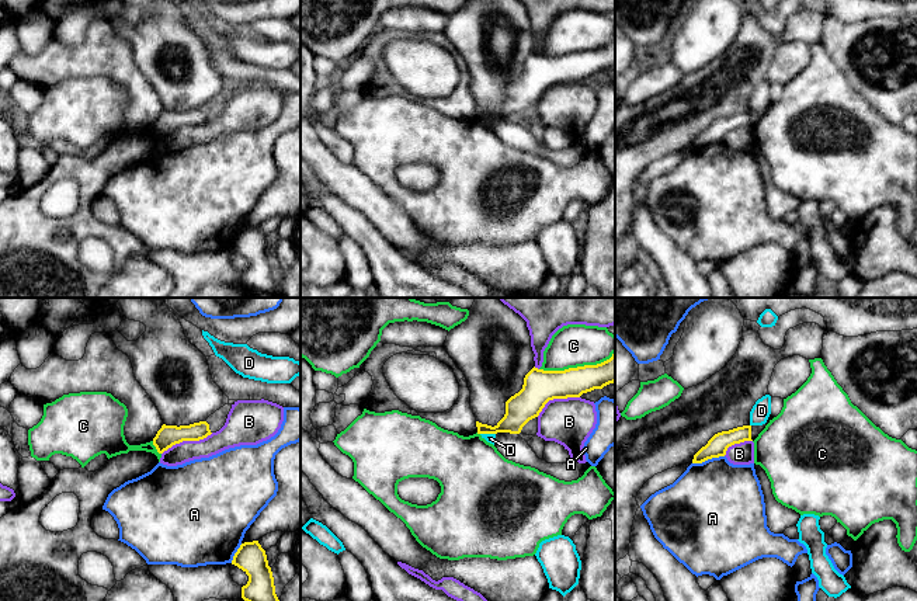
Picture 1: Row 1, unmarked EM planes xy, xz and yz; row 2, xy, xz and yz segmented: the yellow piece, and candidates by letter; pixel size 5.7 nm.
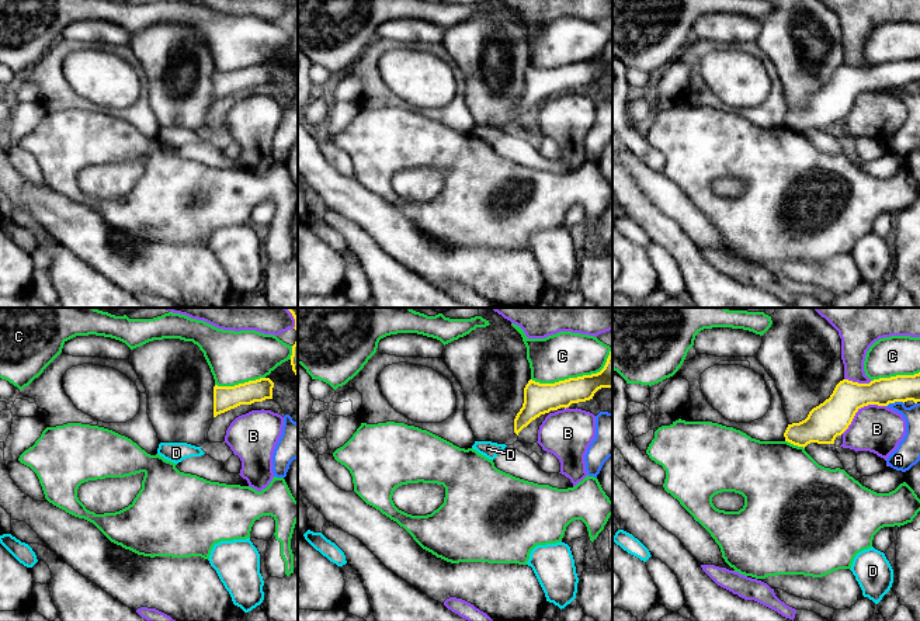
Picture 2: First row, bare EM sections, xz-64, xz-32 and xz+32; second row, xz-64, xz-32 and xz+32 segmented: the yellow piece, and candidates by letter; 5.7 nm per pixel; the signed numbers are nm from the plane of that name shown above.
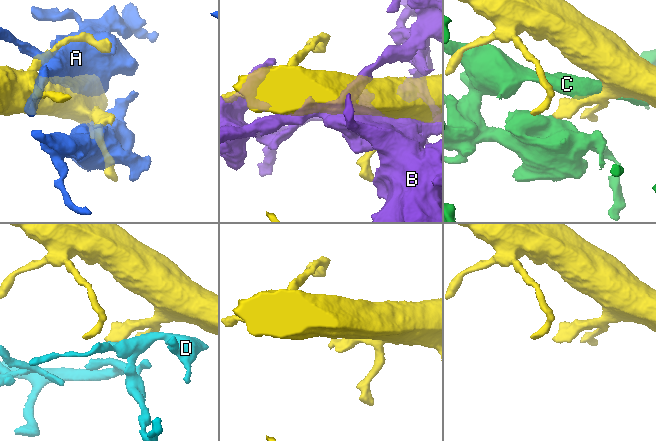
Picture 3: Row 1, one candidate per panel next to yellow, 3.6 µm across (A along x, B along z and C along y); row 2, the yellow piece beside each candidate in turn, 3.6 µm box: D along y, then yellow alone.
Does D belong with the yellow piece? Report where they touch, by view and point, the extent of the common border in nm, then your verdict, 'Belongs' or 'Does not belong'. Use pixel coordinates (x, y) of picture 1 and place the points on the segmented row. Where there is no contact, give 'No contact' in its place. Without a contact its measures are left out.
Touches yellow at xz (487, 433). Shared border 90 nm. Does not belong

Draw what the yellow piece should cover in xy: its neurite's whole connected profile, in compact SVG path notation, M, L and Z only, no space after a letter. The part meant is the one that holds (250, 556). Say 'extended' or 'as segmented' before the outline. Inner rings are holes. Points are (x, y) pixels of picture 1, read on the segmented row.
as segmented; M258 541L242 543L233 556L232 564L249 576L247 584L242 587L244 601L279 601L265 550Z

